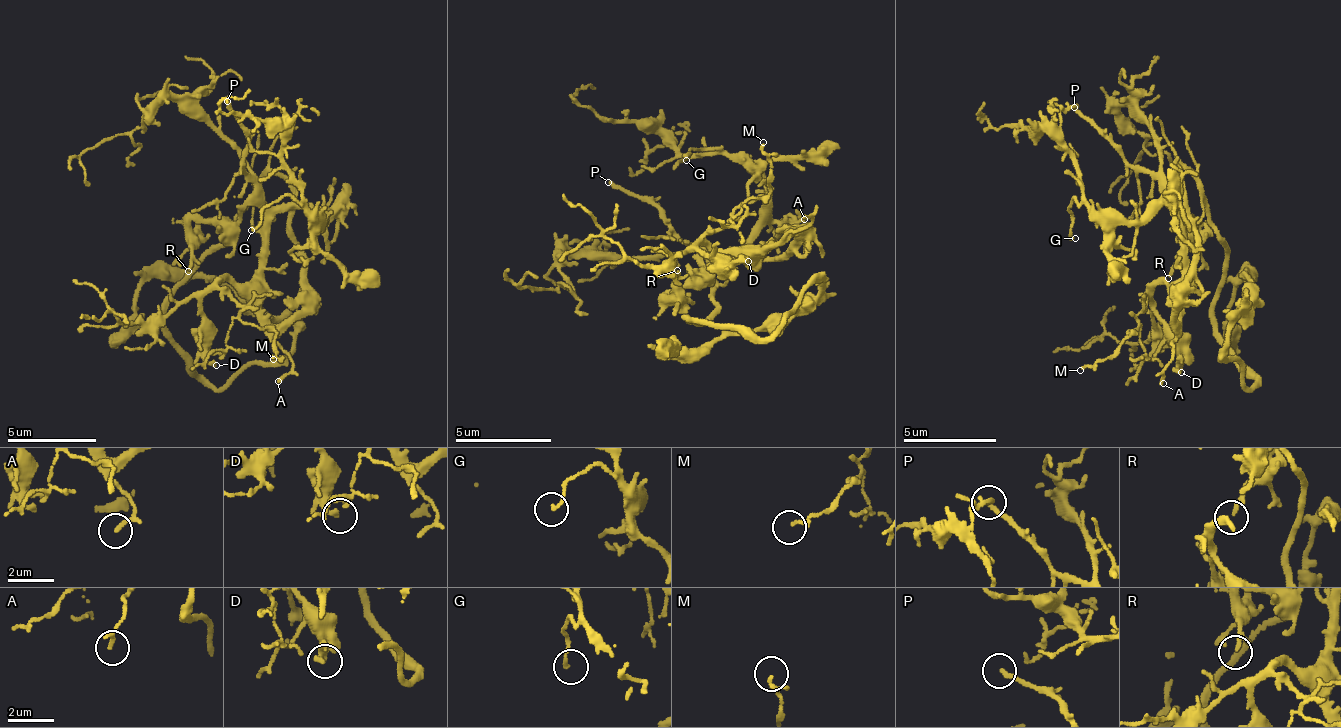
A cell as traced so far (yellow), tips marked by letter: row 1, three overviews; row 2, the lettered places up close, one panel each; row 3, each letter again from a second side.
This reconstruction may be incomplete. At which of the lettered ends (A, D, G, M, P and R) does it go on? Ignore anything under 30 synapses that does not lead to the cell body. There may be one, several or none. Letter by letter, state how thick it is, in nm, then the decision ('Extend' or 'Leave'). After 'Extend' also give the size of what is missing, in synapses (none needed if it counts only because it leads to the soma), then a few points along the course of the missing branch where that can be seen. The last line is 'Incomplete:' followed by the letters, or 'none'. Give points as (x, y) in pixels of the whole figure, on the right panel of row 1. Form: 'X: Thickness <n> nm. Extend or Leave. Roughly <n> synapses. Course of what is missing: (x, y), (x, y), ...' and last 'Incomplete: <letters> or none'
A: Thickness 100 nm. Leave
D: Thickness 160 nm. Leave
G: Thickness 150 nm. Leave
M: Thickness 140 nm. Leave
P: Thickness 200 nm. Extend
R: Thickness 120 nm. Leave
Incomplete: P

